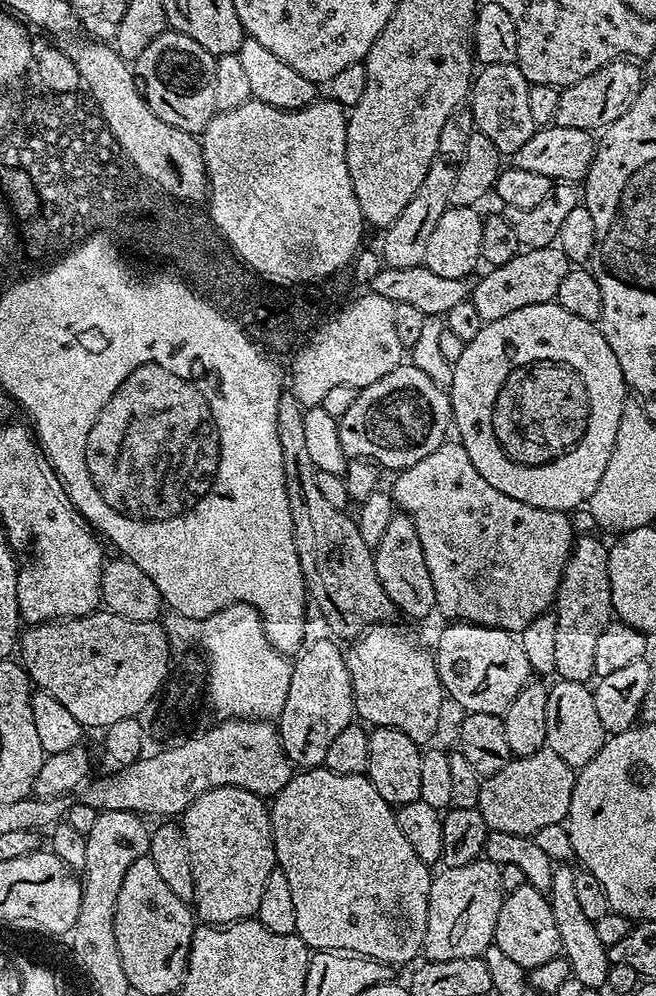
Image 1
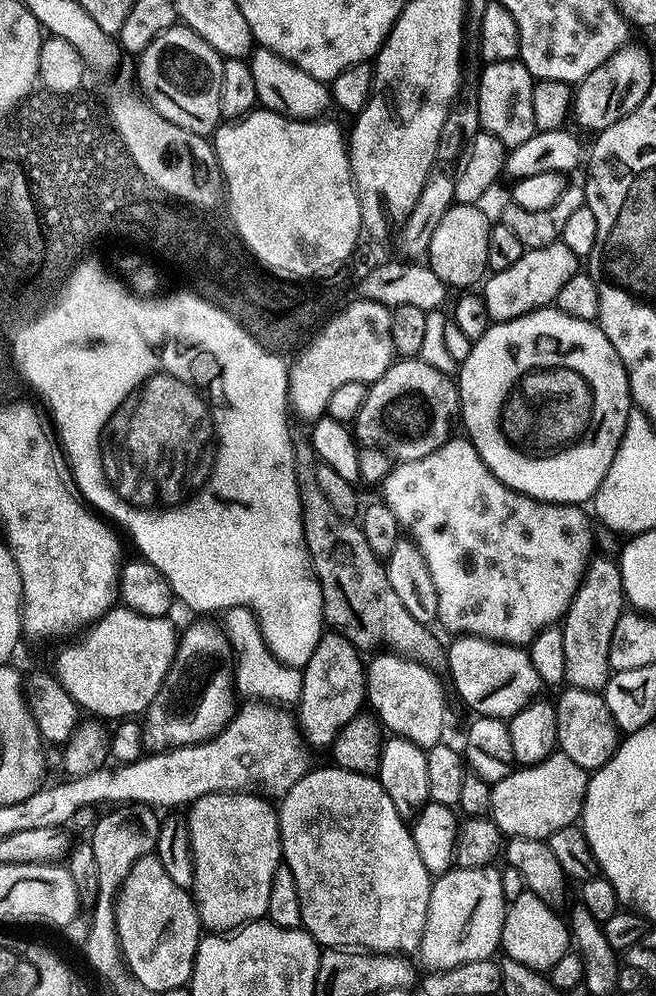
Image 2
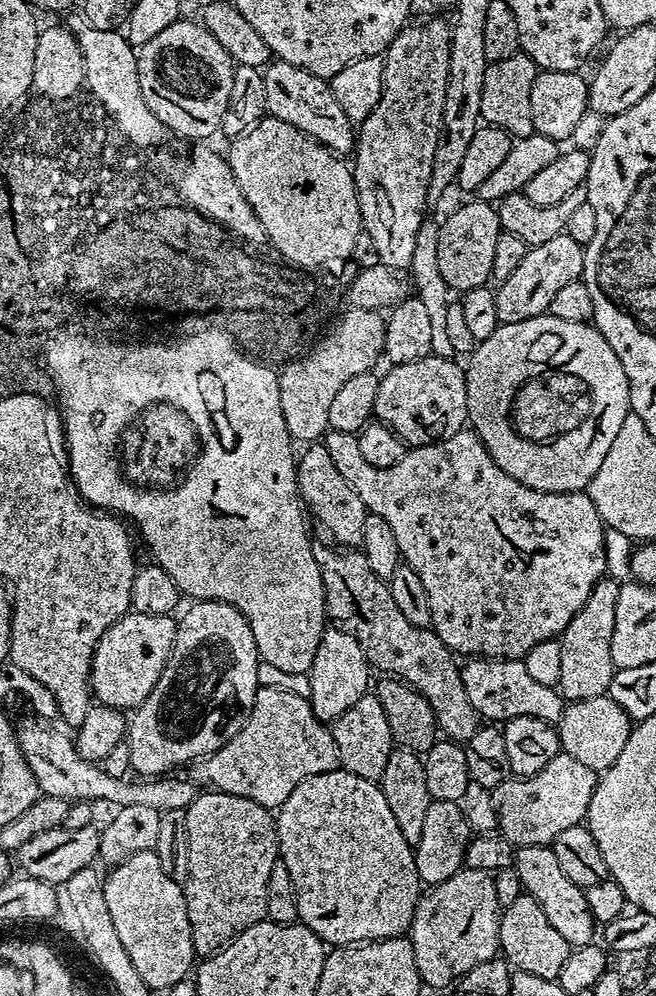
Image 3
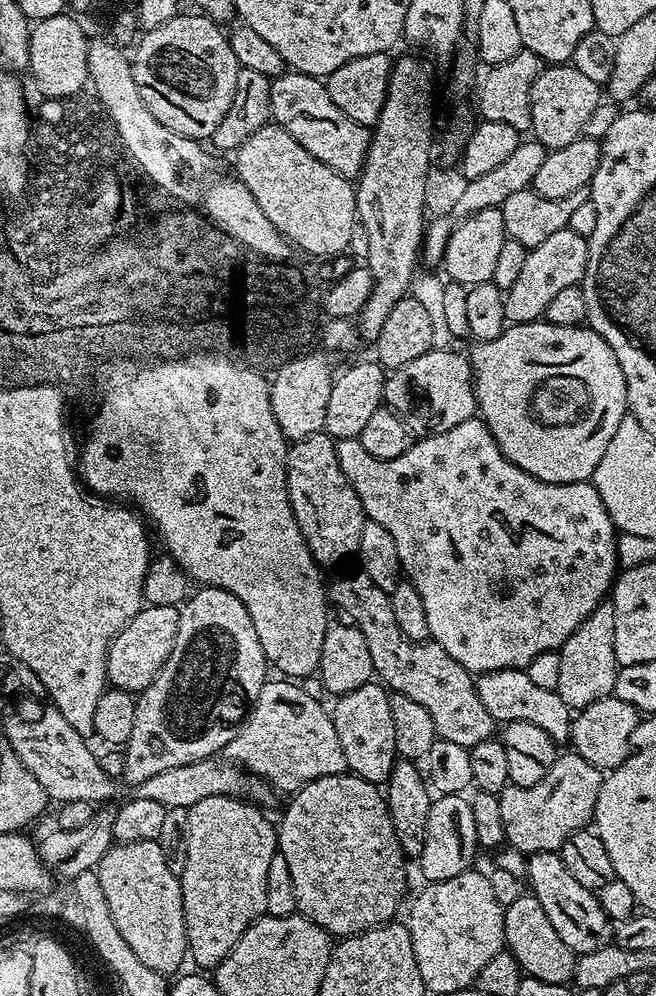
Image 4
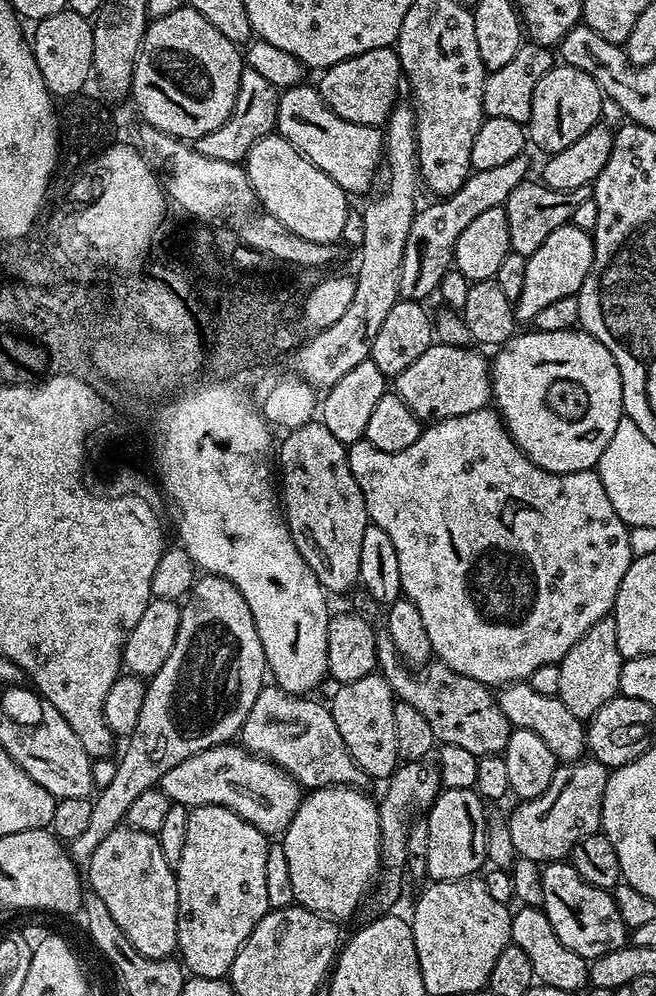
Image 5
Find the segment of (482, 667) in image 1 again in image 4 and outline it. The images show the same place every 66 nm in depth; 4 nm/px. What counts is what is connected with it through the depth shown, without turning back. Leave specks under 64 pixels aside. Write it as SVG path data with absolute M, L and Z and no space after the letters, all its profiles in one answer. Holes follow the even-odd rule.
M503 668L497 672L485 672L477 675L474 680L478 698L482 698L482 706L490 710L490 714L498 722L534 722L534 726L542 726L546 734L557 742L567 741L572 735L573 709L562 702L555 688L545 690L537 686L527 671L518 668Z

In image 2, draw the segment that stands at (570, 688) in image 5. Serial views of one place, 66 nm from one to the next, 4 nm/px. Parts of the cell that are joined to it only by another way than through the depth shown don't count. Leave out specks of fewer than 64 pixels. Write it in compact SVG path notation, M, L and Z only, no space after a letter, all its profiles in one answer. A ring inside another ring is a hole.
M610 558L596 559L589 563L588 571L580 581L562 621L562 643L566 649L566 681L571 687L587 692L600 692L606 686L610 675L610 638L614 634L614 626L618 626L618 618L626 611L619 565Z

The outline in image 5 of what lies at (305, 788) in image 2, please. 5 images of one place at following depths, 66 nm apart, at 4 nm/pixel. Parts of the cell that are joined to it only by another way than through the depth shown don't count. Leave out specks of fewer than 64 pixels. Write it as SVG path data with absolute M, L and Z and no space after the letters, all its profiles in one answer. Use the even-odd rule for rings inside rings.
M335 784L329 788L311 789L301 799L290 826L282 834L286 866L290 866L290 886L294 886L294 901L299 907L330 920L345 922L355 914L360 899L363 896L365 899L377 875L380 859L380 810L377 801L371 800L368 794L346 784Z

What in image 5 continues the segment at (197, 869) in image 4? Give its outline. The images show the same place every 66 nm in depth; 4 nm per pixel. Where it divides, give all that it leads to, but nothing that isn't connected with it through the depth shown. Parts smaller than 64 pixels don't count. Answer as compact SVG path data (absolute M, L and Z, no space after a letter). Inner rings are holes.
M198 806L191 809L186 822L186 843L182 846L182 858L174 865L178 886L178 942L176 952L183 967L192 976L225 979L231 973L238 950L250 938L254 926L269 912L266 898L266 854L269 837L258 831L246 818L226 810L226 806Z

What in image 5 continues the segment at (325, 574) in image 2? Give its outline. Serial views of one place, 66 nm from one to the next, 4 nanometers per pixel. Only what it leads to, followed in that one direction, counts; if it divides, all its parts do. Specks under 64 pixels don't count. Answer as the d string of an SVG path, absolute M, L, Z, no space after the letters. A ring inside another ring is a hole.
M387 634L376 637L376 662L380 675L390 682L397 701L414 706L414 710L426 718L440 744L462 746L462 750L470 750L470 754L478 758L503 753L514 729L506 714L502 714L500 701L489 685L479 684L474 678L466 678L466 674L458 674L439 662L429 662L413 671L397 656L394 642Z

